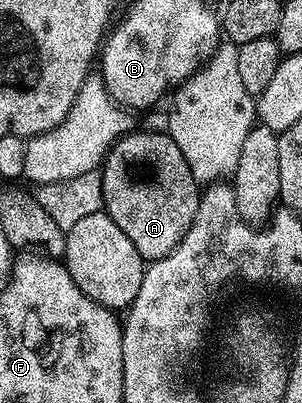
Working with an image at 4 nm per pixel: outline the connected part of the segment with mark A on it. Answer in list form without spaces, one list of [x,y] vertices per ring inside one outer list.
[[[126,133],[109,148],[99,172],[104,212],[135,243],[135,251],[139,251],[141,258],[148,263],[171,255],[183,235],[187,235],[195,211],[199,211],[202,190],[195,175],[191,175],[187,159],[183,159],[183,151],[175,147],[169,134]]]

